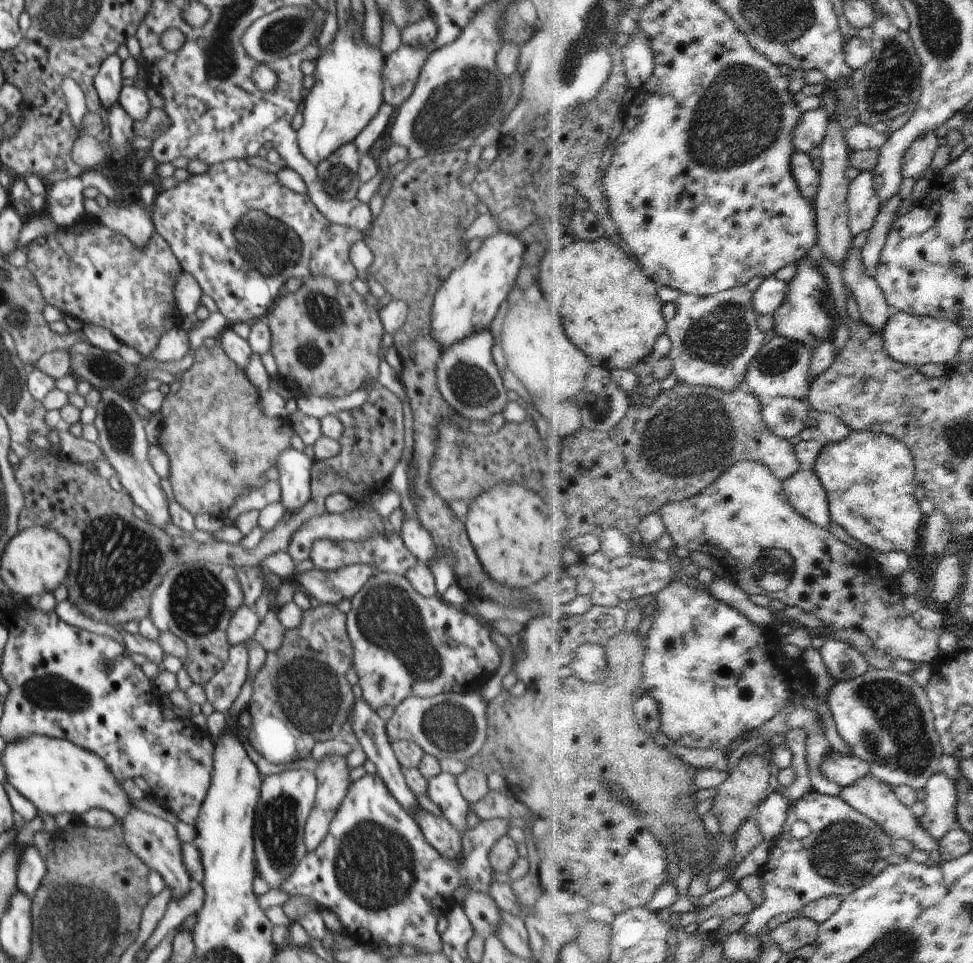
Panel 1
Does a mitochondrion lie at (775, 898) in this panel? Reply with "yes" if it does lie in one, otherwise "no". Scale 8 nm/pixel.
no

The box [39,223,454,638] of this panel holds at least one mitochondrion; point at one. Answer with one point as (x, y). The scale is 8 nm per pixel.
(115, 560)

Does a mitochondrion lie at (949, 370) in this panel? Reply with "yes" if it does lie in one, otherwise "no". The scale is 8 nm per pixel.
no

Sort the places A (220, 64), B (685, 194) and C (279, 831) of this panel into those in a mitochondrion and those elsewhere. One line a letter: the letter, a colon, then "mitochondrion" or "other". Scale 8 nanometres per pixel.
A: mitochondrion
B: other
C: mitochondrion

